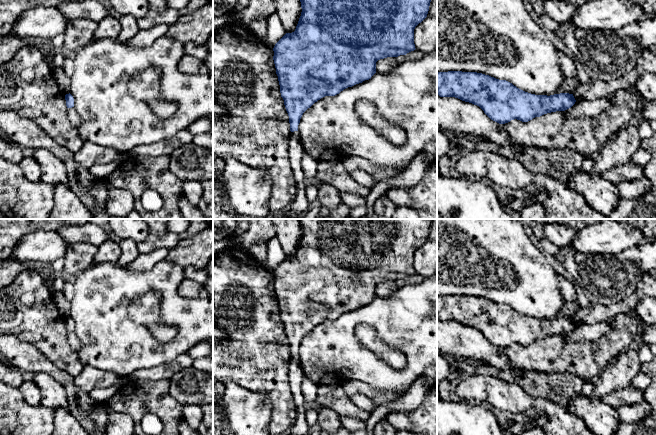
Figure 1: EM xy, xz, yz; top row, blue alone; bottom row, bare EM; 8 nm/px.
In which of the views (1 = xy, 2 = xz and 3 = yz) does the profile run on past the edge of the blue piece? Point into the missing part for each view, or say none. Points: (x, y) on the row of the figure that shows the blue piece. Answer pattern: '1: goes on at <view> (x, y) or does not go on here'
1: does not go on here
2: does not go on here
3: does not go on here

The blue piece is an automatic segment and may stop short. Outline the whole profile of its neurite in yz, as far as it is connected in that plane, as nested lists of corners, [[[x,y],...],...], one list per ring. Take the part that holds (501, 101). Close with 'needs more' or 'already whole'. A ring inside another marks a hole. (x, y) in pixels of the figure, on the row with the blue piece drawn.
[[[462,71],[438,72],[437,94],[477,105],[499,124],[514,119],[528,122],[547,113],[565,111],[576,102],[573,94],[535,95],[506,80]]] | already whole

